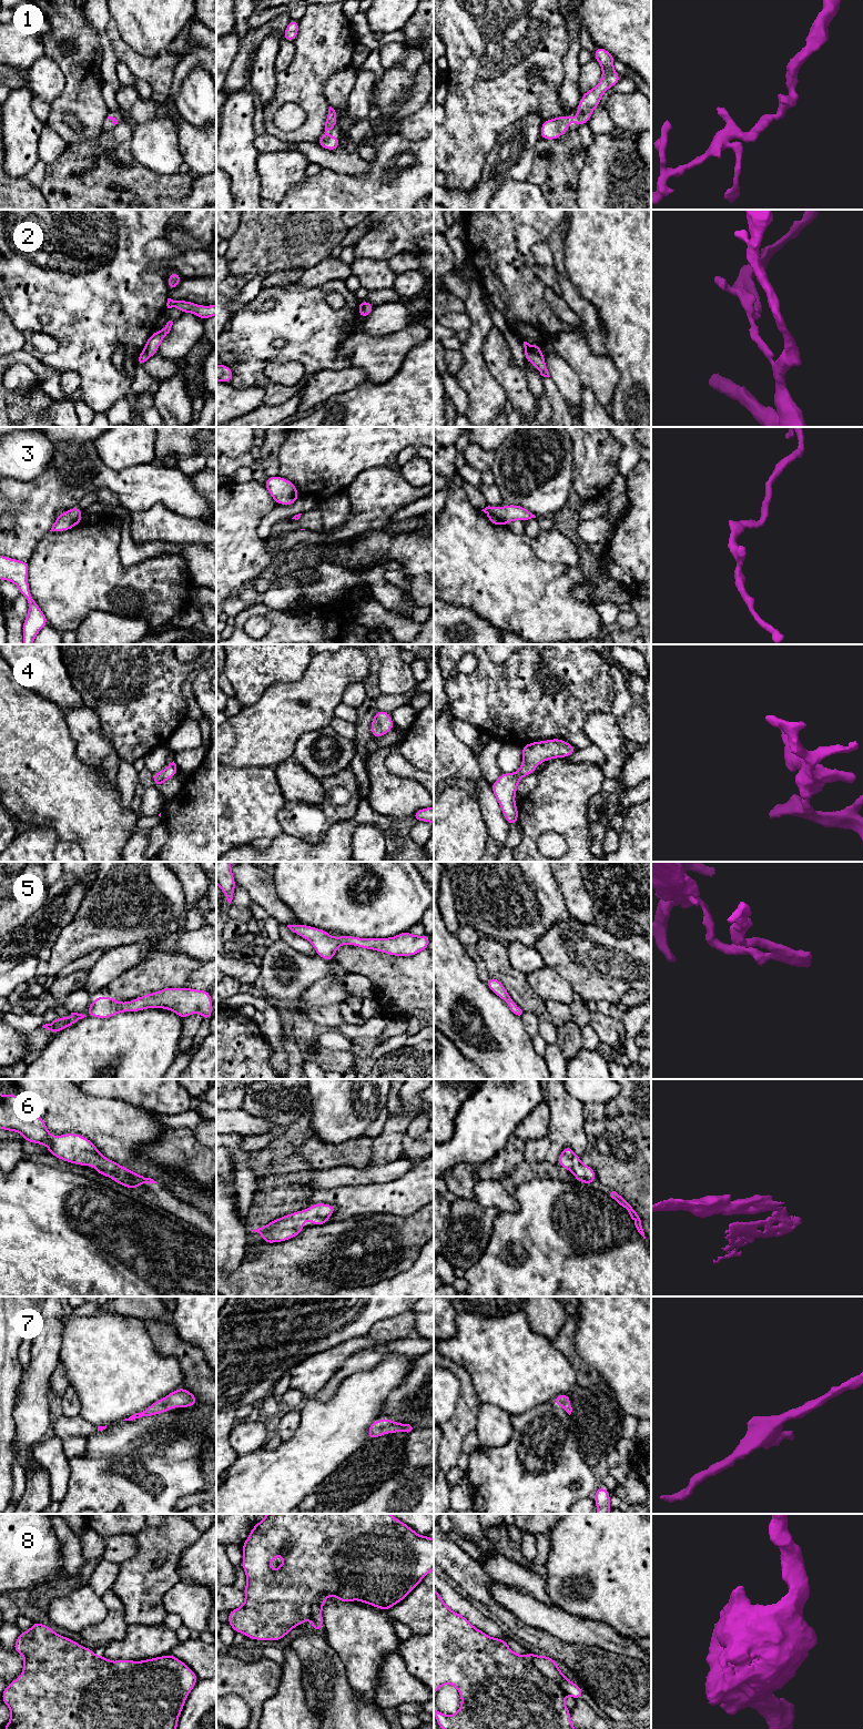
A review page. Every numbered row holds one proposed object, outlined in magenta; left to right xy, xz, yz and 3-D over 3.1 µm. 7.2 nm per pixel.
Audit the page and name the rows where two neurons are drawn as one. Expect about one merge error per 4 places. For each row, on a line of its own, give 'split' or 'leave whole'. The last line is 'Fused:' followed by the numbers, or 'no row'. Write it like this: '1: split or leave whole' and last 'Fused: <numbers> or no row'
1: leave whole
2: split
3: leave whole
4: leave whole
5: leave whole
6: leave whole
7: leave whole
8: split
Fused: 2, 8

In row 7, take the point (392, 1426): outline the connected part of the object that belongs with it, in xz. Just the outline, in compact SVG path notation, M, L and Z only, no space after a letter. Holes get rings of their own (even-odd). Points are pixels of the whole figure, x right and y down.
M389 1418L377 1420L369 1425L367 1440L379 1437L385 1433L410 1432L413 1427L406 1423L396 1423Z

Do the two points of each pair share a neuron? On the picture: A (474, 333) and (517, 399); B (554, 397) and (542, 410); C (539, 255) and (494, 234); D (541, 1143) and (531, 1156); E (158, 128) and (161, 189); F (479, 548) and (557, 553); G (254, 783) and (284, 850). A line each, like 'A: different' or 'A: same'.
A: different
B: different
C: different
D: same
E: different
F: different
G: different

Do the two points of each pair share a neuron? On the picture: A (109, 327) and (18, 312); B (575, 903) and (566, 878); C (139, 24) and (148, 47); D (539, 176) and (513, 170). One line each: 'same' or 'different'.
A: same
B: same
C: same
D: different

